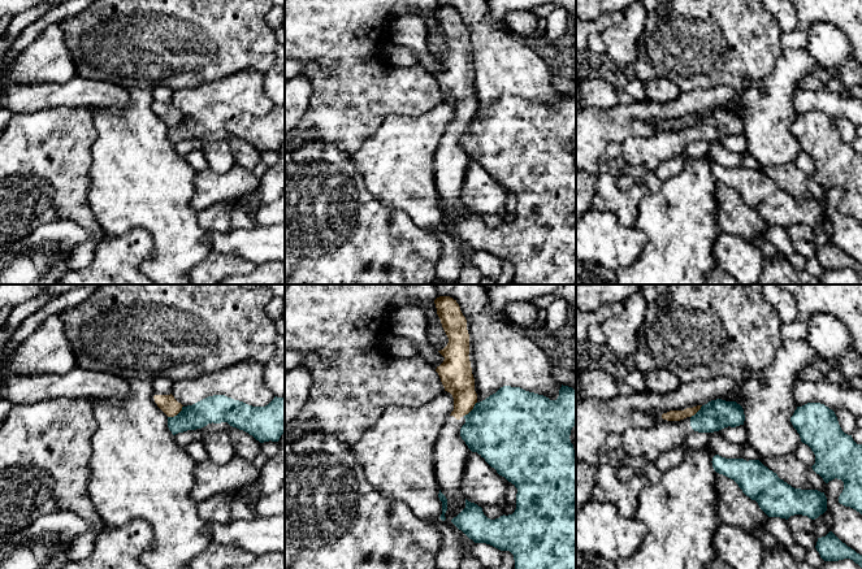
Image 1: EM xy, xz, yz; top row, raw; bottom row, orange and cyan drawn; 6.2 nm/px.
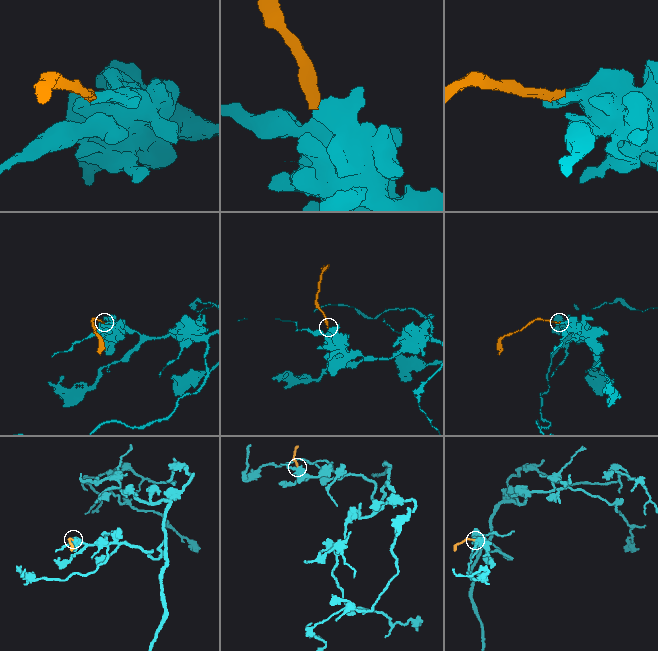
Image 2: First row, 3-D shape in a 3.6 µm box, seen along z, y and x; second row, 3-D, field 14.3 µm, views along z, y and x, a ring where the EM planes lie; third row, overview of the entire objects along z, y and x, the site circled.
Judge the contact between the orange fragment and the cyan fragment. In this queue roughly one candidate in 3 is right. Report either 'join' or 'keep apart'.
keep apart

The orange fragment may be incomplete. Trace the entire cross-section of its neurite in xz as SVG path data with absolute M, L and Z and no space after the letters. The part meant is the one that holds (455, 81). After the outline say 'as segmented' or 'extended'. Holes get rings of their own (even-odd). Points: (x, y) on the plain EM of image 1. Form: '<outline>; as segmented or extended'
M439 5L434 9L434 13L442 36L449 47L447 55L443 58L438 60L445 66L445 69L439 75L437 75L436 81L441 87L445 100L450 101L454 107L454 120L451 121L445 136L442 138L439 148L434 157L436 188L441 201L447 208L447 220L445 222L446 229L443 231L446 235L451 236L455 240L456 247L462 251L462 266L456 284L480 284L482 275L478 269L471 264L471 259L475 251L451 231L451 229L465 217L465 207L462 201L462 186L471 158L462 148L460 138L465 133L464 125L468 123L477 112L475 87L468 65L469 43L467 39L467 29L463 25L456 9L450 5Z; extended

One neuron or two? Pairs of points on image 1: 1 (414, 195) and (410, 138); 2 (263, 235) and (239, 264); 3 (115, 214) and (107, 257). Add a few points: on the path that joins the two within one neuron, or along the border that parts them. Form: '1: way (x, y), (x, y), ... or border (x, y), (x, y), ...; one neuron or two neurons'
1: way (410, 181), (410, 152); one neuron
2: border (213, 251), (248, 259), (255, 265); two neurons
3: border (141, 227), (133, 227), (116, 235), (107, 235); two neurons

